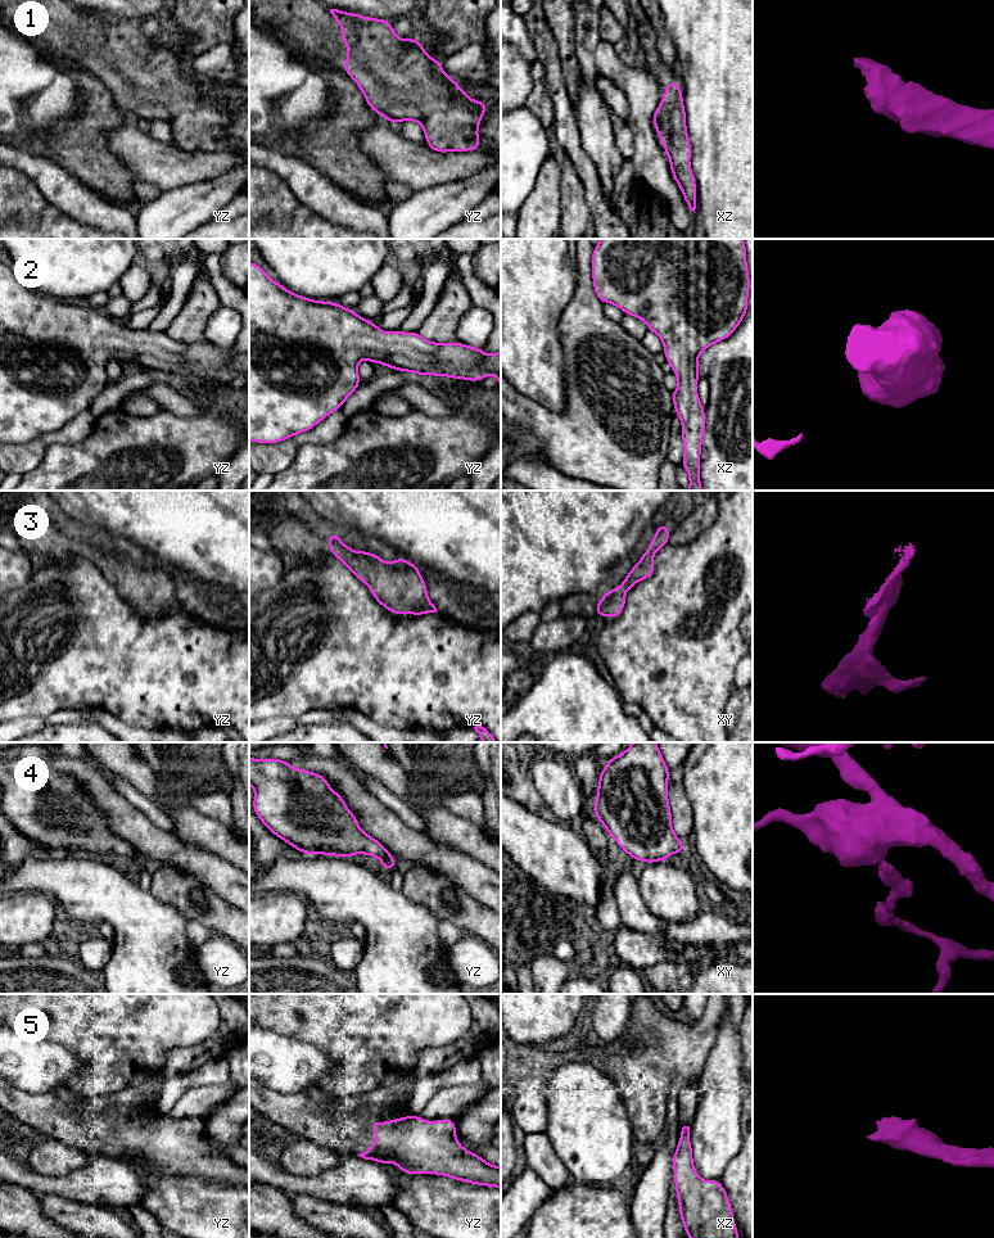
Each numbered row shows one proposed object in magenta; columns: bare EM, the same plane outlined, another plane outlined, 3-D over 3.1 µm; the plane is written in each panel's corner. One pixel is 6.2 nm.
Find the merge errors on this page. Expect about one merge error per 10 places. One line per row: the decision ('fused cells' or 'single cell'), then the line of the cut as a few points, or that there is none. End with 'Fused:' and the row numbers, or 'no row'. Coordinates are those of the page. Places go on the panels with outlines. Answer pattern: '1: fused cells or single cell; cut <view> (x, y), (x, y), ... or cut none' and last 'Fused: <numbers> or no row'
1: single cell; cut none
2: single cell; cut none
3: single cell; cut none
4: single cell; cut none
5: single cell; cut none
Fused: no row

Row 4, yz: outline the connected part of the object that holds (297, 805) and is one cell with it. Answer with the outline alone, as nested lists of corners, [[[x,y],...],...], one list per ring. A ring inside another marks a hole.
[[[249,758],[249,783],[254,787],[253,812],[270,832],[294,849],[312,855],[376,857],[385,873],[399,864],[381,842],[360,828],[358,819],[345,806],[343,796],[329,787],[322,774],[292,768],[289,760]]]

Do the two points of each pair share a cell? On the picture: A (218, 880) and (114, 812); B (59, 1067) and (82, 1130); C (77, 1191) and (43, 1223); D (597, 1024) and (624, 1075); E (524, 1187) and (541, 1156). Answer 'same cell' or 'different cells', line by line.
A: same cell
B: different cells
C: different cells
D: different cells
E: different cells

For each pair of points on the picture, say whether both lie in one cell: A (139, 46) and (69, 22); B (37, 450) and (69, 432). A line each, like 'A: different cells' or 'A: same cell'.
A: same cell
B: same cell

